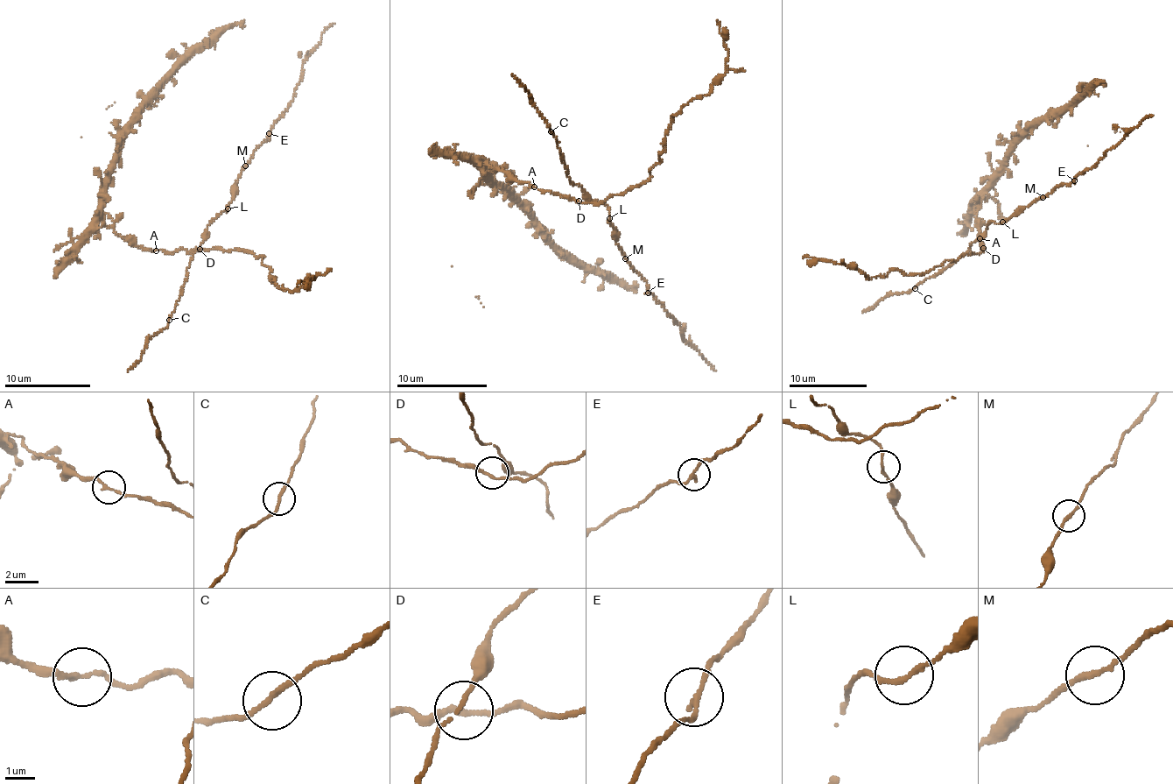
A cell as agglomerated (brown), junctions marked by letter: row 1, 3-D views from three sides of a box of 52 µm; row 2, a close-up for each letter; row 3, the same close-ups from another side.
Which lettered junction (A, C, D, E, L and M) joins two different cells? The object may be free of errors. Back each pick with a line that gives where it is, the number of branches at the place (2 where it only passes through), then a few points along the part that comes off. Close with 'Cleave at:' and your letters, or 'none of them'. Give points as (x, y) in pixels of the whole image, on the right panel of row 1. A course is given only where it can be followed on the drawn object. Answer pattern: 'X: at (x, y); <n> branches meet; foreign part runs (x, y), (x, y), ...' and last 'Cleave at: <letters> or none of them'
Cleave at: none of them

